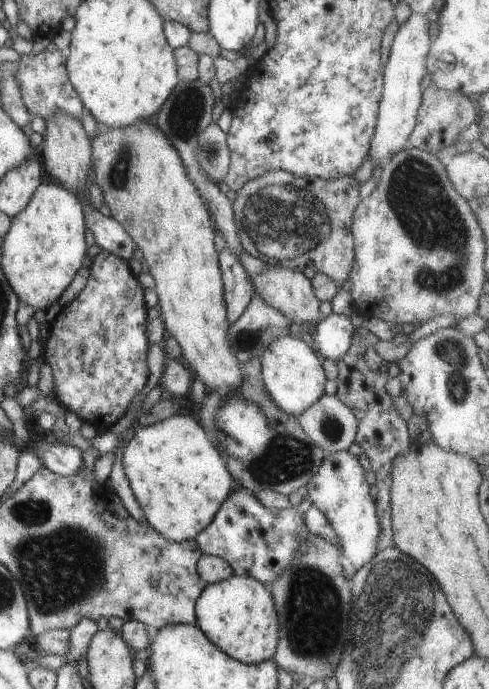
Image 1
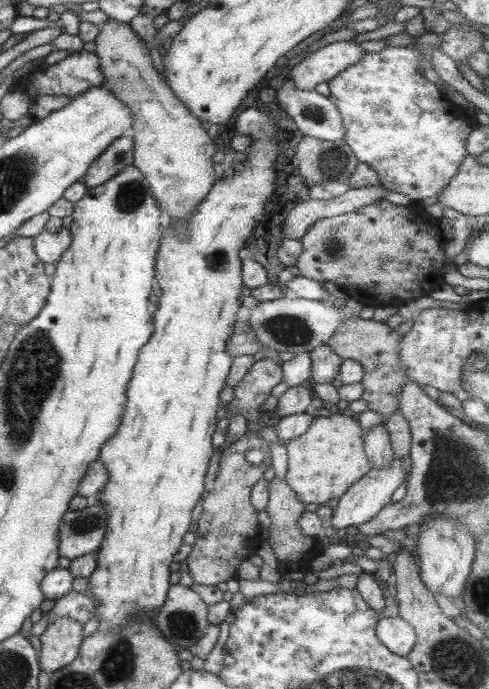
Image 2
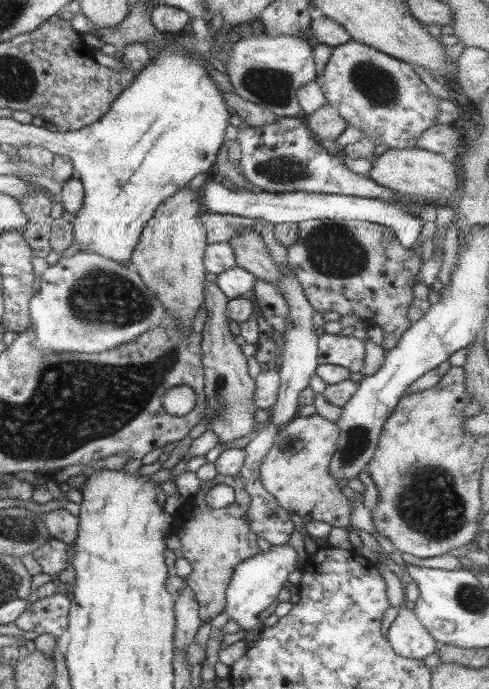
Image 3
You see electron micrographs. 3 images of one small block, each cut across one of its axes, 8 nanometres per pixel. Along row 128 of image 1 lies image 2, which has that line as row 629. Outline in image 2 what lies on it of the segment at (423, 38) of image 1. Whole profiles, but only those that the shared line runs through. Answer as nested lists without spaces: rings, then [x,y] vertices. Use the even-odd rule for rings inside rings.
[[[399,616],[378,620],[375,637],[389,652],[402,657],[405,657],[411,651],[416,640],[412,626],[409,626]]]

